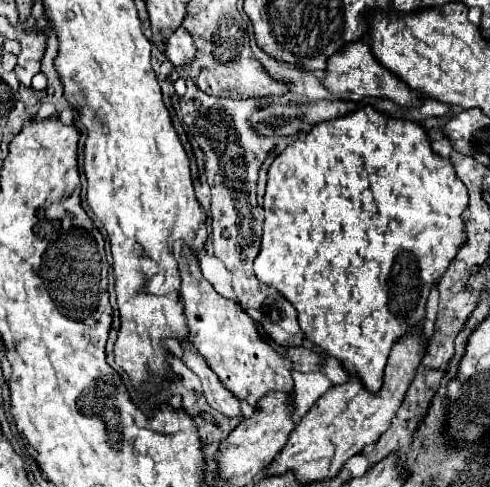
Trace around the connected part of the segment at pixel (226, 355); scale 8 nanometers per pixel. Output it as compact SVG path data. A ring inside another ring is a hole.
M179 247L177 251L179 273L181 273L181 301L185 305L185 319L189 333L199 355L207 361L219 381L241 401L247 401L251 407L257 407L257 401L269 391L281 391L293 395L293 363L287 357L281 357L267 339L263 339L255 327L255 321L233 301L221 297L211 283L205 281L199 269L199 261Z

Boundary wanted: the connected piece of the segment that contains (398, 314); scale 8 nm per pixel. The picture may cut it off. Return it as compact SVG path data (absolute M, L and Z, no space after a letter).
M371 105L361 107L355 115L347 115L347 119L331 119L331 123L319 123L313 127L303 141L295 139L269 167L269 181L265 191L265 223L263 223L263 237L261 237L261 251L255 259L255 277L275 287L299 313L299 327L307 341L319 347L327 357L335 357L351 377L357 377L363 387L371 393L377 393L383 381L383 369L391 347L405 337L407 333L415 331L425 317L425 303L433 285L439 283L443 273L447 271L449 263L455 259L459 249L467 243L467 231L463 221L463 211L467 209L467 189L463 187L461 179L455 175L449 159L443 159L433 153L429 147L429 137L425 129L413 121L393 119Z

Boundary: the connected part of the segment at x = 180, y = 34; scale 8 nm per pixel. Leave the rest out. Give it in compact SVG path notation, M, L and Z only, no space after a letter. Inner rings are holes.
M179 27L169 39L165 39L165 55L175 67L183 67L195 57L195 43L187 35L187 31L183 31L183 27Z

